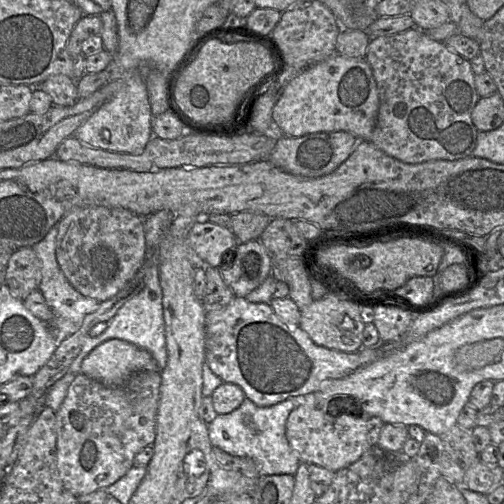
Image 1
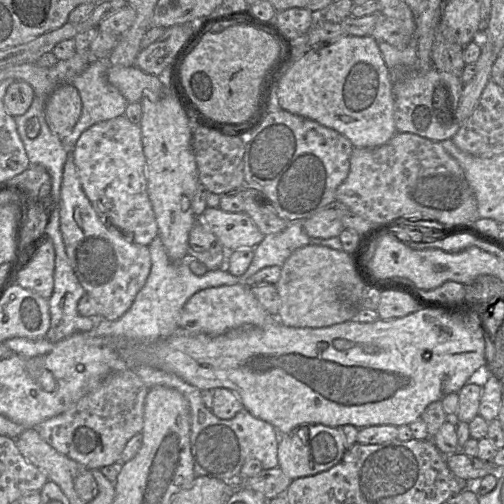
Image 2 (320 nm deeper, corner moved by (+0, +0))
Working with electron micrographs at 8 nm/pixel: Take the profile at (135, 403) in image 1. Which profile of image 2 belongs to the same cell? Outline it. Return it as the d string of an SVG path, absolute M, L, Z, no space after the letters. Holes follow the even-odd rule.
M134 369L115 372L69 410L43 421L35 429L59 453L89 469L115 464L120 462L127 442L142 431L148 390Z

